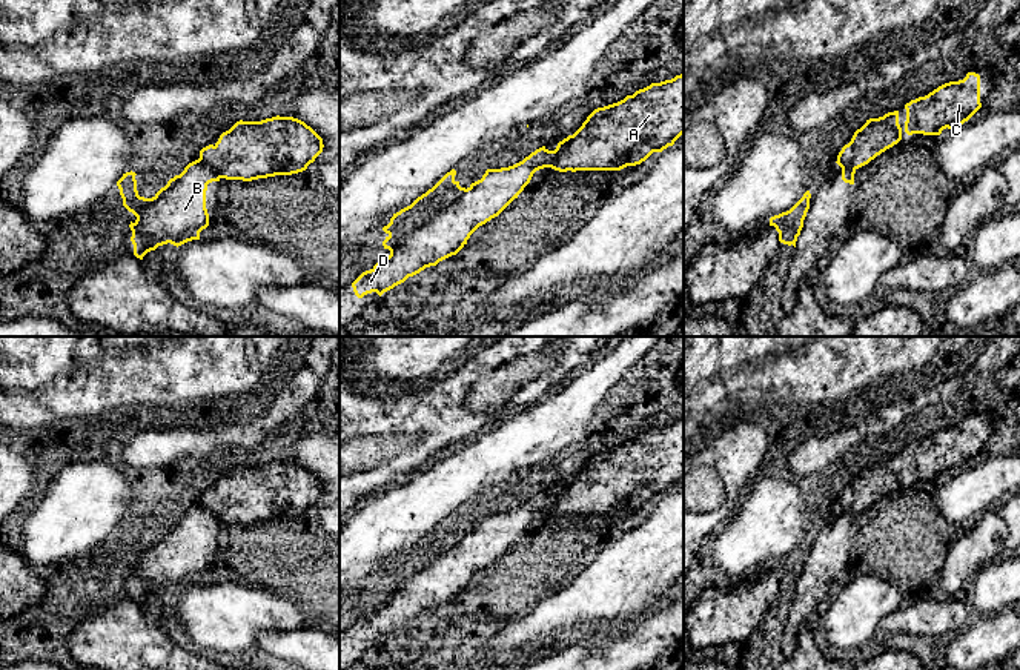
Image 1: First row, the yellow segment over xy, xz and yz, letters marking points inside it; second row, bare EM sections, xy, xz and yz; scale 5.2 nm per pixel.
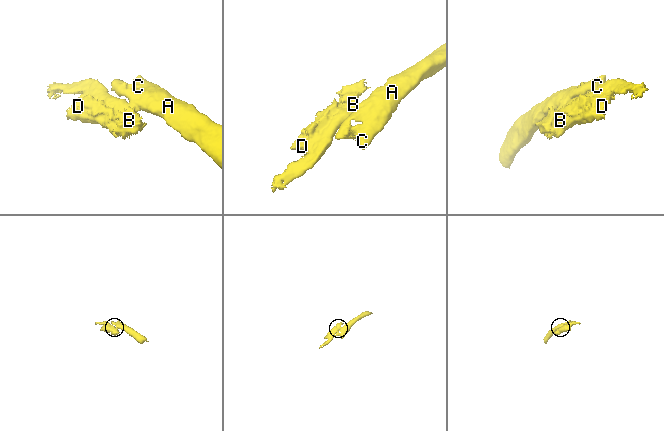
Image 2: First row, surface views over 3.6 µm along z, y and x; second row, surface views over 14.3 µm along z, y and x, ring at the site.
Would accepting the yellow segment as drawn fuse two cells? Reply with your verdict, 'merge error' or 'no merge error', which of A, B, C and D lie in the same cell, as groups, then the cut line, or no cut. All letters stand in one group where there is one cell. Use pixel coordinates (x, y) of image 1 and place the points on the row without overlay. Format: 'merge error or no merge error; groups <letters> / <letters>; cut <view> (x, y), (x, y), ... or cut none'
merge error; groups A C / B D; cut xy (200, 501), (212, 509), (220, 521)

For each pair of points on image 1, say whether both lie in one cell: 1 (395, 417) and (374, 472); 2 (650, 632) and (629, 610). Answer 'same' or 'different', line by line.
1: same
2: different

